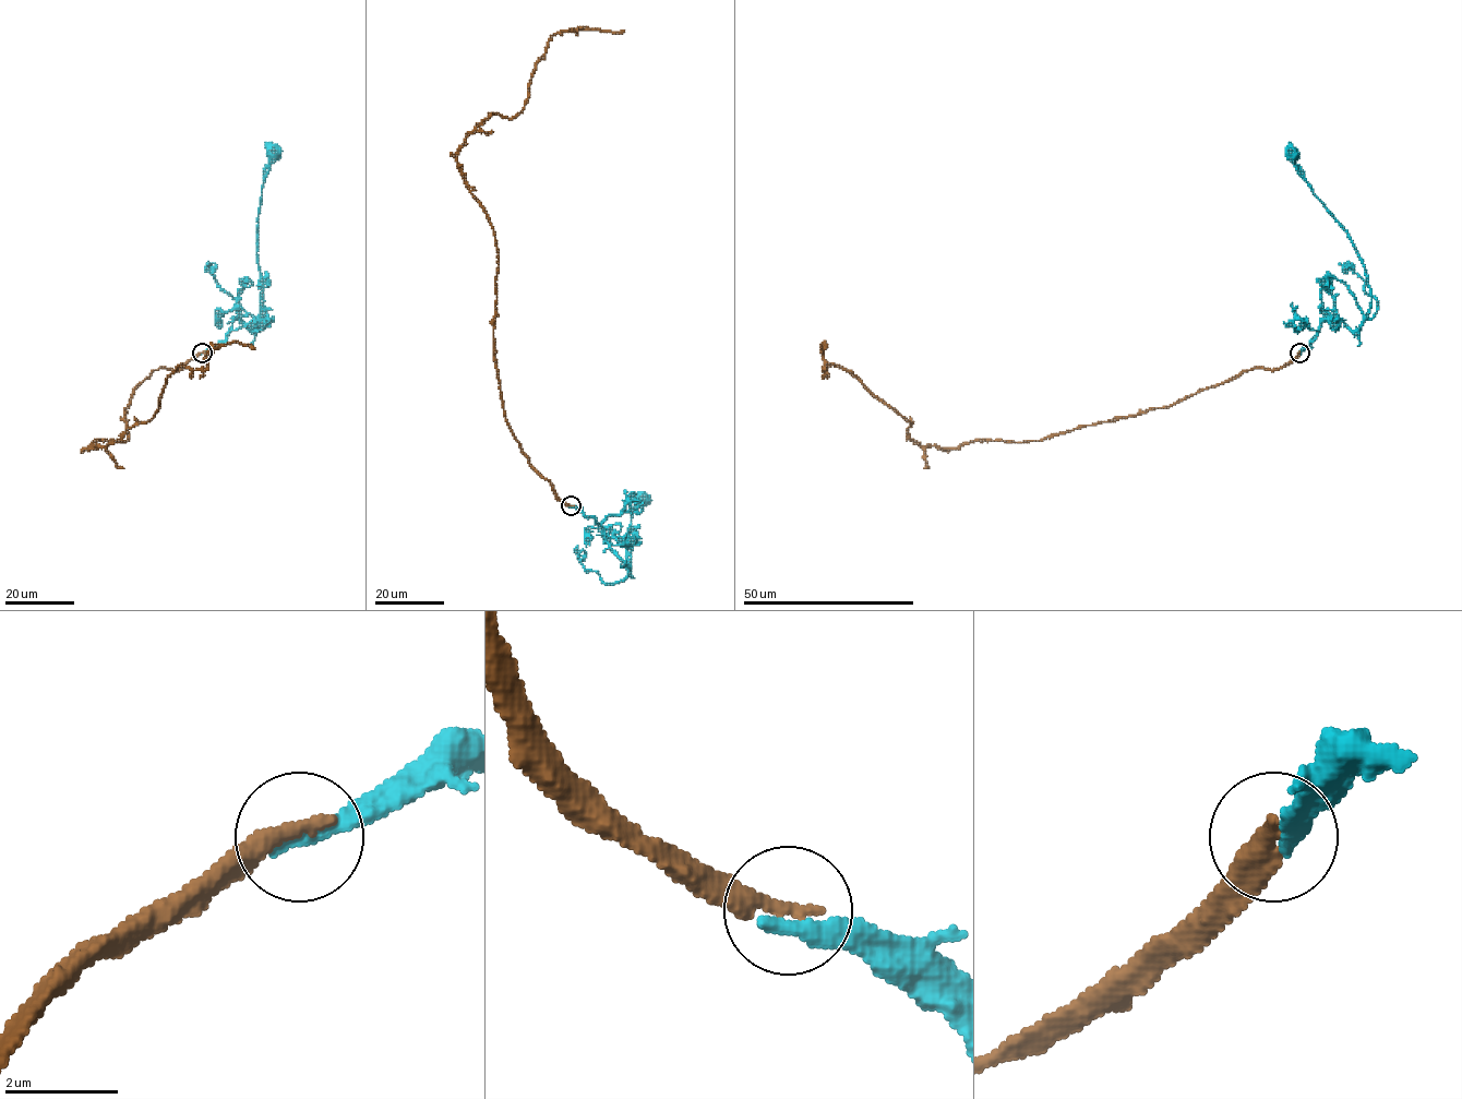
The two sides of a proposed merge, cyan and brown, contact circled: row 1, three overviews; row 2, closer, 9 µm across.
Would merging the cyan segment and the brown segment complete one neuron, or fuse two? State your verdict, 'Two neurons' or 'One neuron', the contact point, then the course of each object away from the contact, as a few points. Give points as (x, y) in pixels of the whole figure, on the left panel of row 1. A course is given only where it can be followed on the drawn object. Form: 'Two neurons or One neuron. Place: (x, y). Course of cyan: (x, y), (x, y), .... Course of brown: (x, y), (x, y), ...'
One neuron. Place: (202, 353). Course of cyan: (202, 353), (219, 346), (238, 318), (251, 331), (261, 324), (256, 233), (264, 177), (273, 153). Course of brown: (202, 353), (135, 387), (127, 440), (87, 448), (153, 417), (178, 366), (254, 348)

